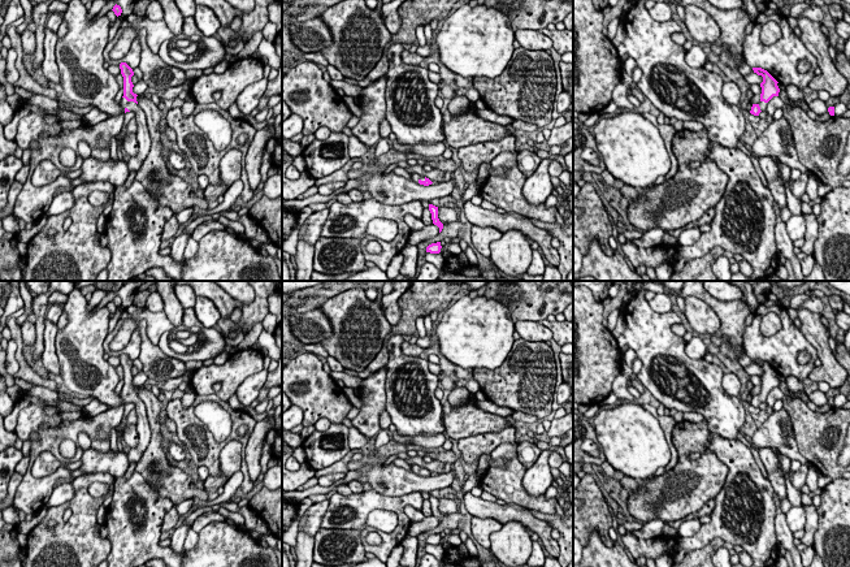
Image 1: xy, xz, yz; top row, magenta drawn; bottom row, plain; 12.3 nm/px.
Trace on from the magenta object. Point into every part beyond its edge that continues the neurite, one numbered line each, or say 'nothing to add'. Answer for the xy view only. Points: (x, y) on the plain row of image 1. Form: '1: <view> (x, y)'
1: xy (143, 429)

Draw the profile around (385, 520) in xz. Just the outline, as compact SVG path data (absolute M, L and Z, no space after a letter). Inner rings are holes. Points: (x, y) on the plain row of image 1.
M377 508L368 515L365 525L382 532L393 532L398 525L398 515L389 510Z

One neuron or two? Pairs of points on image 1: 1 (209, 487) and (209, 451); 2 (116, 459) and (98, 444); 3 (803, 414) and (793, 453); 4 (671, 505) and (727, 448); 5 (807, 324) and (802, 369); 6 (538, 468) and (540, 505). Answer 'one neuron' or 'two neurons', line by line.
1: two neurons
2: two neurons
3: two neurons
4: two neurons
5: two neurons
6: two neurons

